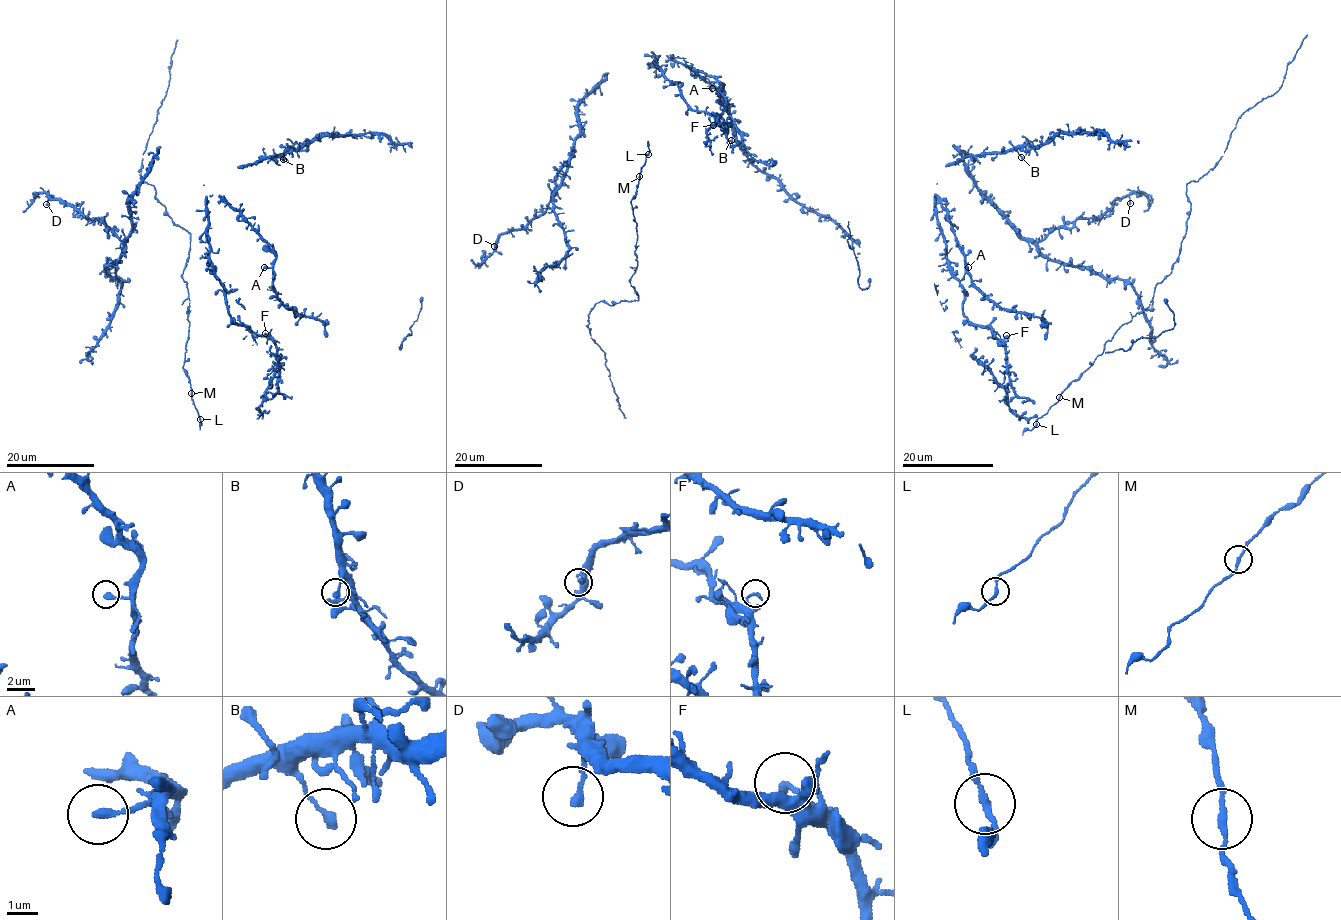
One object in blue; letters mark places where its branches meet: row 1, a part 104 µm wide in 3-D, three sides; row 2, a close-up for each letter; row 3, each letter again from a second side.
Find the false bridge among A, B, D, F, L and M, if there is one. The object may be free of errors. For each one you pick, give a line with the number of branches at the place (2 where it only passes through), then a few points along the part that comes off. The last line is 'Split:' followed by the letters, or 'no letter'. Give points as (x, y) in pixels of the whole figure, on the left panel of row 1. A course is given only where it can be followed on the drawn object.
Split: no letter

